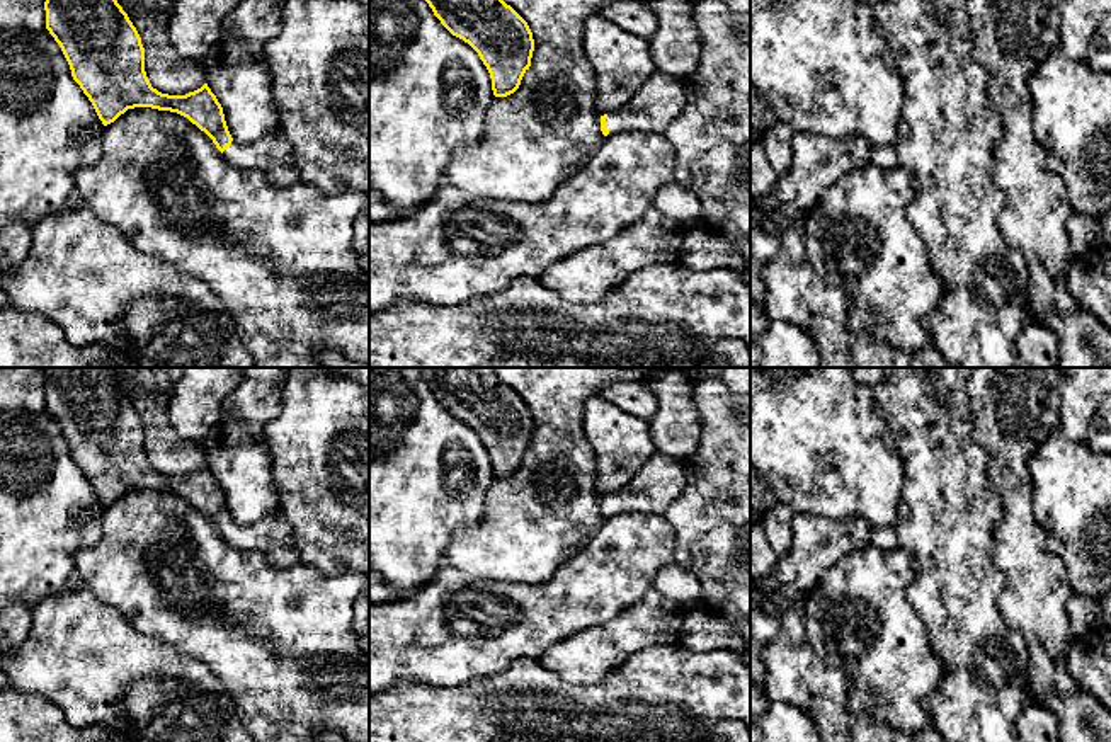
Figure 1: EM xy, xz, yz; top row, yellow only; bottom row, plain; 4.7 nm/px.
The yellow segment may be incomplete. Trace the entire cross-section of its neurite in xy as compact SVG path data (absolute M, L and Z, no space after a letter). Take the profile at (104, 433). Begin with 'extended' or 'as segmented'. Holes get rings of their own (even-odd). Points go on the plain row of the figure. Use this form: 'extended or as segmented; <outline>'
extended; M46 368L44 391L46 410L60 425L73 461L88 478L104 507L134 488L177 494L204 512L228 545L262 551L276 568L289 568L299 562L291 526L279 509L250 526L240 526L231 519L223 488L208 465L185 477L168 477L151 468L145 453L141 419L117 385L114 368Z

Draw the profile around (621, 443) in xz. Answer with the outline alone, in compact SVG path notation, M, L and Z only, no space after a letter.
M597 395L584 405L584 434L595 454L601 497L628 485L657 451L647 420Z

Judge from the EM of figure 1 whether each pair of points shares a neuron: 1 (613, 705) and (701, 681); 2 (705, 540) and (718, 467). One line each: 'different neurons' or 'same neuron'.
1: same neuron
2: same neuron

